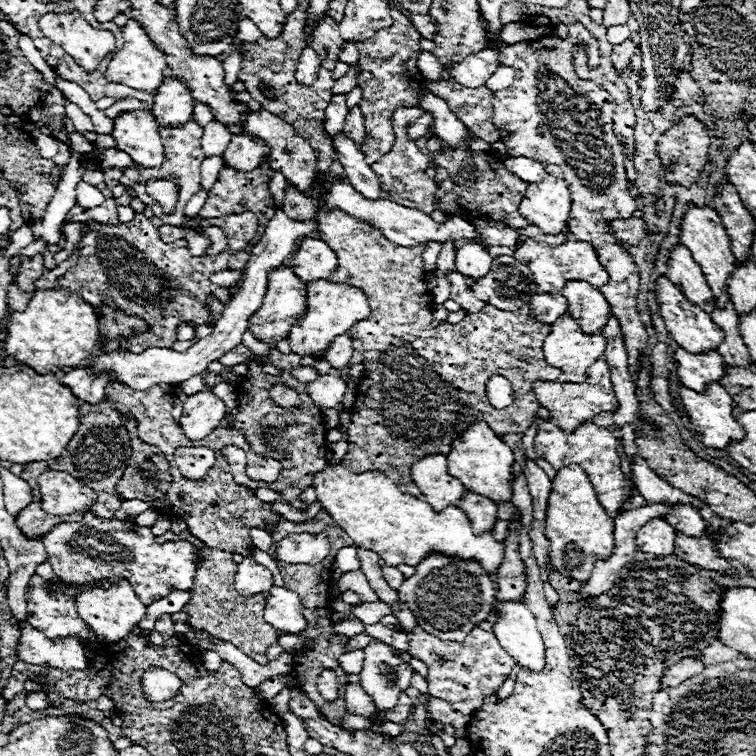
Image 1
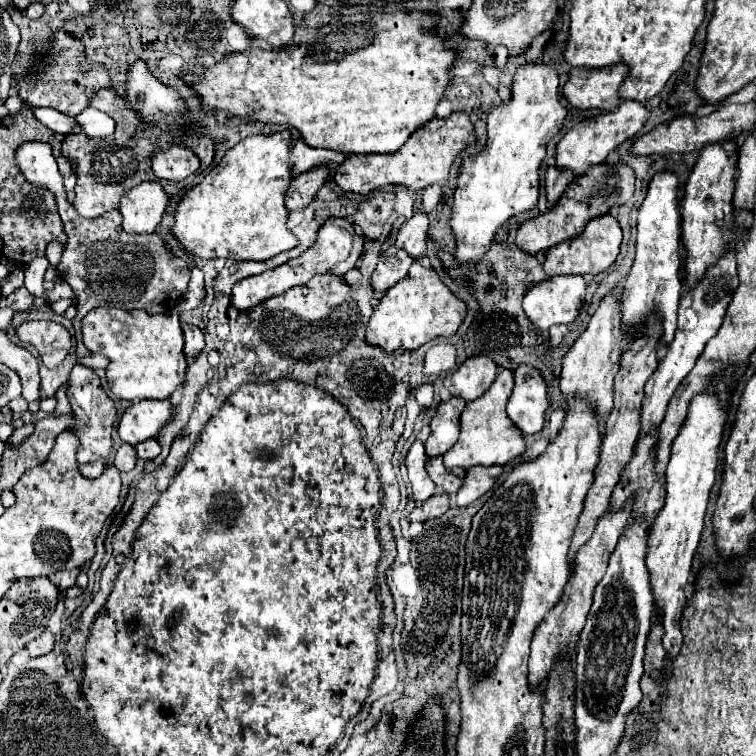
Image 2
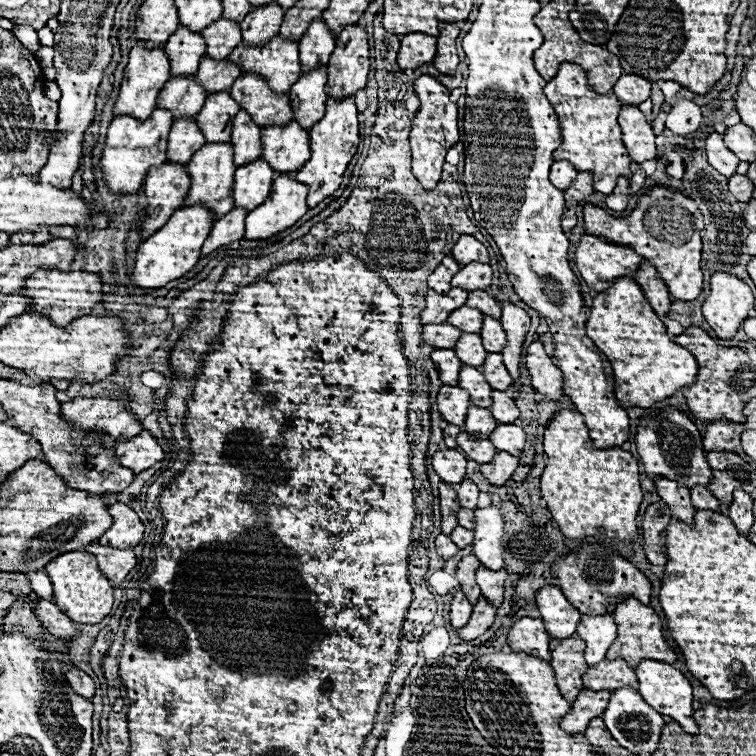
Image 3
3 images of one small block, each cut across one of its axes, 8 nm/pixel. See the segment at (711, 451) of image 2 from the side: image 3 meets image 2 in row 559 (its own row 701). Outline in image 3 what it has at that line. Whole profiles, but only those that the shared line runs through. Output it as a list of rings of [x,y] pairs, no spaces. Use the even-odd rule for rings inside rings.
[[[642,660],[642,664],[636,668],[636,676],[640,680],[640,688],[638,692],[642,694],[642,698],[662,716],[668,716],[672,720],[676,720],[684,732],[688,734],[698,734],[698,726],[692,718],[692,686],[688,682],[688,678],[676,670],[674,666],[666,664],[666,662],[658,662],[658,660]]]

